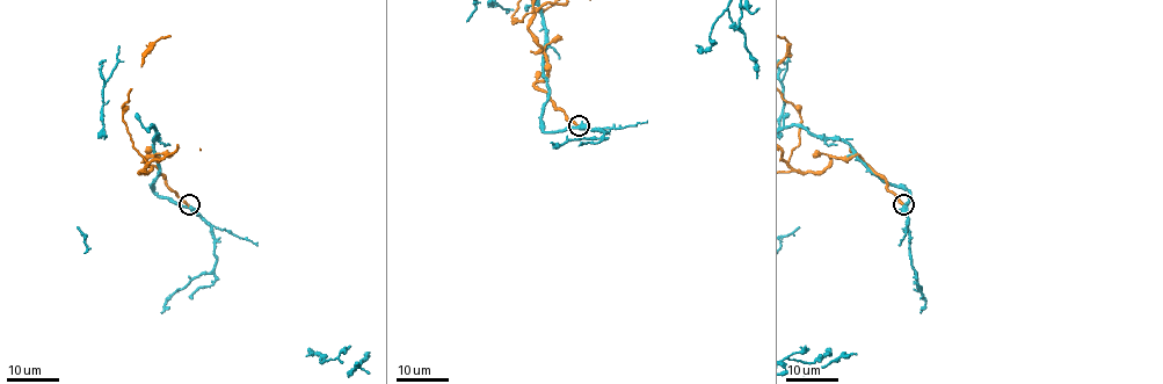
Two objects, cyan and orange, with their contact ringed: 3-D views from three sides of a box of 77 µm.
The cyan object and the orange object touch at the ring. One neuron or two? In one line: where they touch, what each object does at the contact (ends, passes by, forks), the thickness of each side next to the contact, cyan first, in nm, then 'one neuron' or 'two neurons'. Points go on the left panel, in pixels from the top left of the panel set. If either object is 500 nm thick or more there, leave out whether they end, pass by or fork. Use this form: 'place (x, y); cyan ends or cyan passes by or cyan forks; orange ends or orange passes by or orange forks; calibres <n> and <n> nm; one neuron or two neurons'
place (189, 204); cyan forks; orange ends; calibres 360 and 240 nm; two neurons

